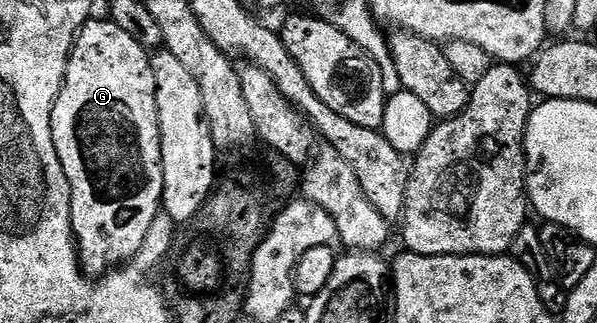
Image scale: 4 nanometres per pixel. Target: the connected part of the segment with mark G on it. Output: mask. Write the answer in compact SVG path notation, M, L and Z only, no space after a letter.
M109 19L103 21L88 20L87 24L79 31L75 38L75 45L71 49L71 58L67 64L67 74L63 80L63 90L59 98L55 100L55 106L51 112L51 134L53 135L53 147L57 151L57 159L61 159L61 167L65 171L65 179L69 179L69 191L71 192L71 226L75 232L75 244L79 250L79 263L84 273L92 279L98 279L131 261L137 251L145 243L145 235L149 235L149 227L161 215L163 204L163 164L161 163L161 135L159 134L159 112L157 111L157 99L155 98L155 72L151 66L151 57L148 50L133 39L133 35L125 35L117 23Z

